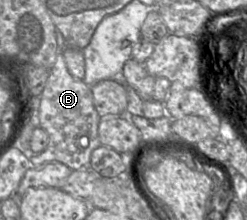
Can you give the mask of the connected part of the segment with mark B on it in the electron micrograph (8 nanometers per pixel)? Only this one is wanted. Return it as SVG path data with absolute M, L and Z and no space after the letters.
M57 53L56 61L49 70L48 79L40 94L39 126L47 132L48 144L42 152L30 157L30 163L31 166L43 166L58 161L71 170L91 169L91 153L101 145L98 137L101 117L93 104L91 86L69 73L62 53Z

